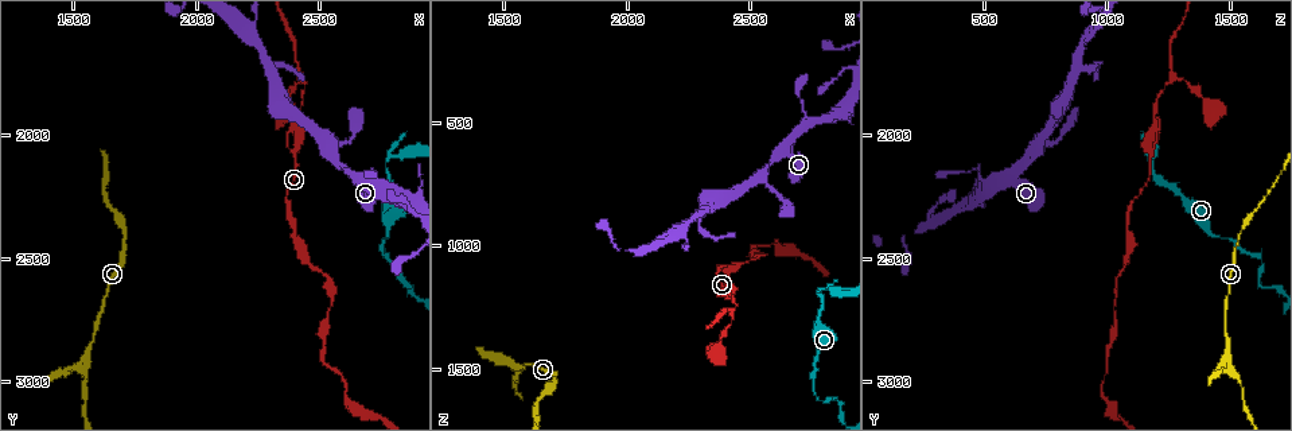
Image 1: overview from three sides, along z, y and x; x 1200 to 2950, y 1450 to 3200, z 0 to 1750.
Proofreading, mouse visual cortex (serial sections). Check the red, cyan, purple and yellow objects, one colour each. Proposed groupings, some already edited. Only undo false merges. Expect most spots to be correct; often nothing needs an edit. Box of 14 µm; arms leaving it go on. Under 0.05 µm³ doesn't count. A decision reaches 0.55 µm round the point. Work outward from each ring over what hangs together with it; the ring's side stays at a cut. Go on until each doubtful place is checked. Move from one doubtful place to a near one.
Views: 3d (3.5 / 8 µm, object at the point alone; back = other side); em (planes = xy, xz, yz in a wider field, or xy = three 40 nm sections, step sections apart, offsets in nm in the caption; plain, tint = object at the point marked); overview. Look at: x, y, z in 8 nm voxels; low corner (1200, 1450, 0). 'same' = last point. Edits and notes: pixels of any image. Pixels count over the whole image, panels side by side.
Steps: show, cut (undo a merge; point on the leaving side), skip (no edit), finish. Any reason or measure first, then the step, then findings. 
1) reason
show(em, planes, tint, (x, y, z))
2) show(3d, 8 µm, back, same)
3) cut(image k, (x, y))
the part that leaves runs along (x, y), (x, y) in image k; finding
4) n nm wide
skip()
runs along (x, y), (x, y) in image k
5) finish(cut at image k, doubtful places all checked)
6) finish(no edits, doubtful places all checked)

sharp bend
show(3d, 3.5 µm, (2780, 2090, 1170))

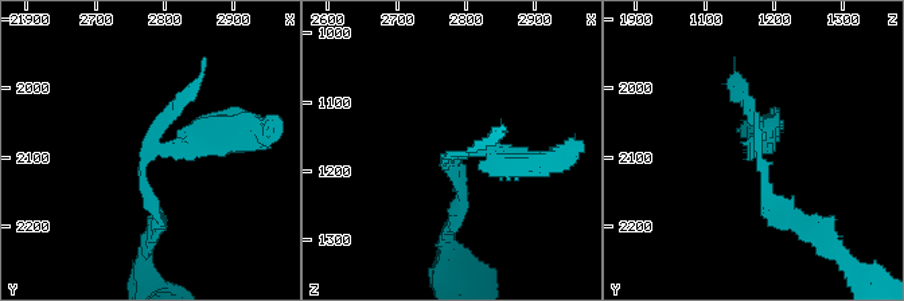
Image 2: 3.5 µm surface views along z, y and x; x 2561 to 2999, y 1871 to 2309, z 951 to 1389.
show(em, xy, step 3, tint, (2780, 2090, 1180))

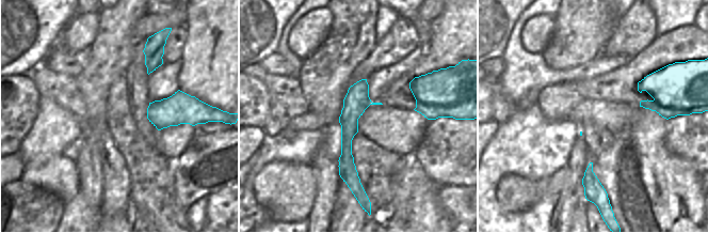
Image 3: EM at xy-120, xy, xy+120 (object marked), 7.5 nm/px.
another direction
show(em, xy, step 2, tint, same)

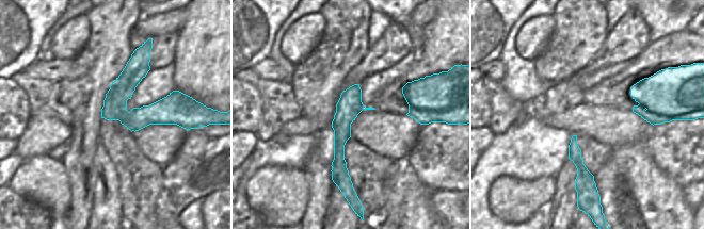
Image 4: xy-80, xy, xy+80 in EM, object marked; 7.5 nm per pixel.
skip()
all the same cell

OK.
show(3d, 3.5 µm, (2420, 1780, 1260))

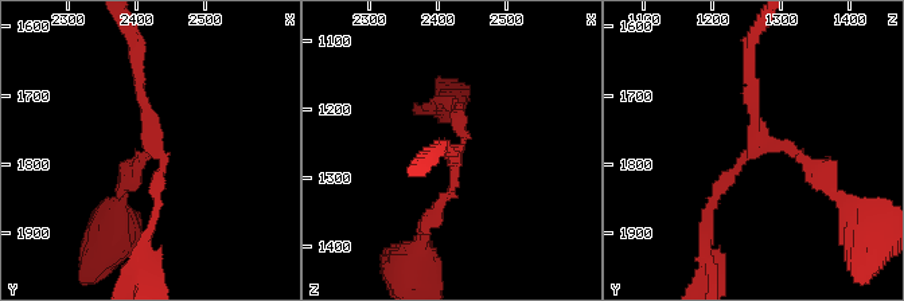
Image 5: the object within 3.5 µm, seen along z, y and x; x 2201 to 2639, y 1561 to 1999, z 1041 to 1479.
show(em, xy, step 3, tint, (2425, 1775, 1265))

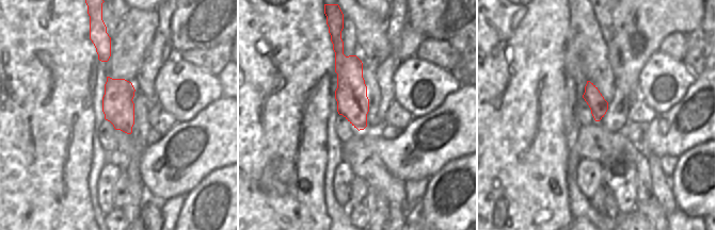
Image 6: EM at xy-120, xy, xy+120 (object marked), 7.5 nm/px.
arms of 150, 150, 150 nm
skip()
runs along (706, 218), (727, 176), (764, 144), (827, 172) in image 5; all the same cell

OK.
three-way junction
show(3d, 3.5 µm, (1560, 2900, 1490))

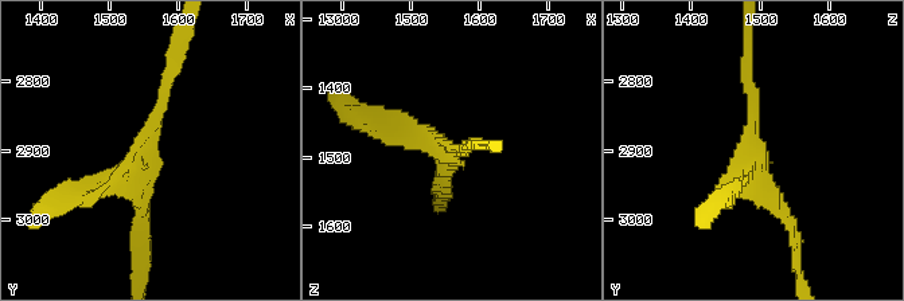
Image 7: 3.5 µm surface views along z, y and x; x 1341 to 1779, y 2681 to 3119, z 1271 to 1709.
shape alone is not enough
show(em, xy, step 1, tint, (1555, 2900, 1500))

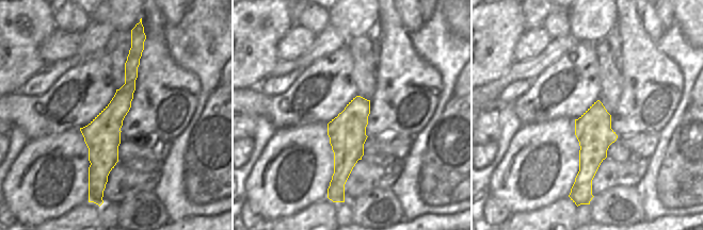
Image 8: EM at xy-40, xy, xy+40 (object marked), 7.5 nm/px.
skip()
runs along (168, 75), (148, 149), (78, 199) in image 7; one cell here

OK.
finish(no edits, doubtful places all checked)

